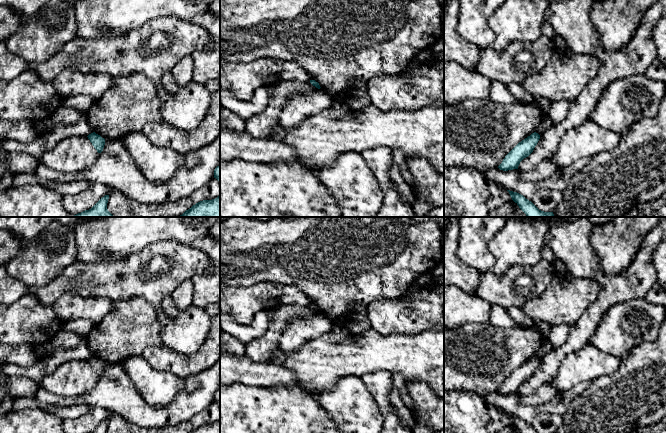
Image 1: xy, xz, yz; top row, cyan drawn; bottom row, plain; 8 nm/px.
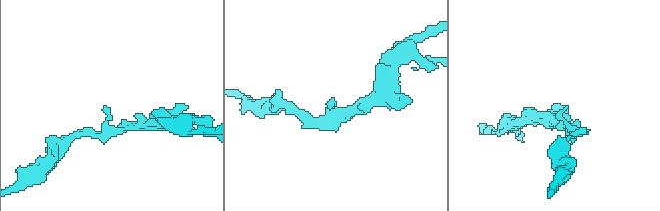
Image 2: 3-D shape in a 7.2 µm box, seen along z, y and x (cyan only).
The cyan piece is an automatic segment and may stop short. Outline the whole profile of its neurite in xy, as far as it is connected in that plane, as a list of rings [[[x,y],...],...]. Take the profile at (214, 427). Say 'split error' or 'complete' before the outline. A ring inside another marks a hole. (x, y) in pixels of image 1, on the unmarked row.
complete; [[[220,419],[212,424],[200,425],[193,429],[190,433],[220,433]]]

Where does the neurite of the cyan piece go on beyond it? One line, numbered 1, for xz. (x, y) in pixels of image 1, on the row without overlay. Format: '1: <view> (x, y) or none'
1: none

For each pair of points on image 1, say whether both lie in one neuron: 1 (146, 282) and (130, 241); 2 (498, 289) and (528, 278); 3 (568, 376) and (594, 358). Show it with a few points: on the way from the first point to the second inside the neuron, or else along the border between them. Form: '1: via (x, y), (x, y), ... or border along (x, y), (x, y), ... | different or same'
1: border along (156, 241), (113, 261) | different
2: via (505, 289), (512, 289), (521, 283) | same
3: via (574, 370), (588, 363) | same

